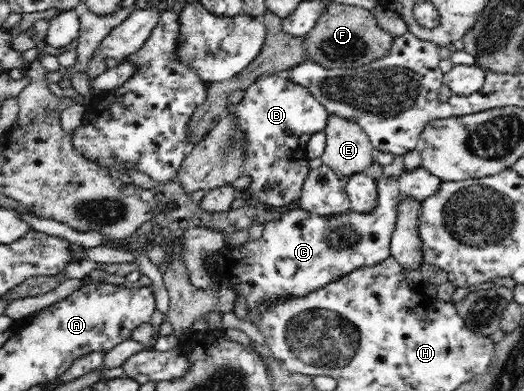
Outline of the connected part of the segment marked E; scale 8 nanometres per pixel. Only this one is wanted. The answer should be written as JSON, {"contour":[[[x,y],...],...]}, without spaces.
{"contour":[[[329,113],[324,130],[326,146],[322,162],[336,171],[338,177],[347,179],[374,163],[371,141],[354,120]]]}

